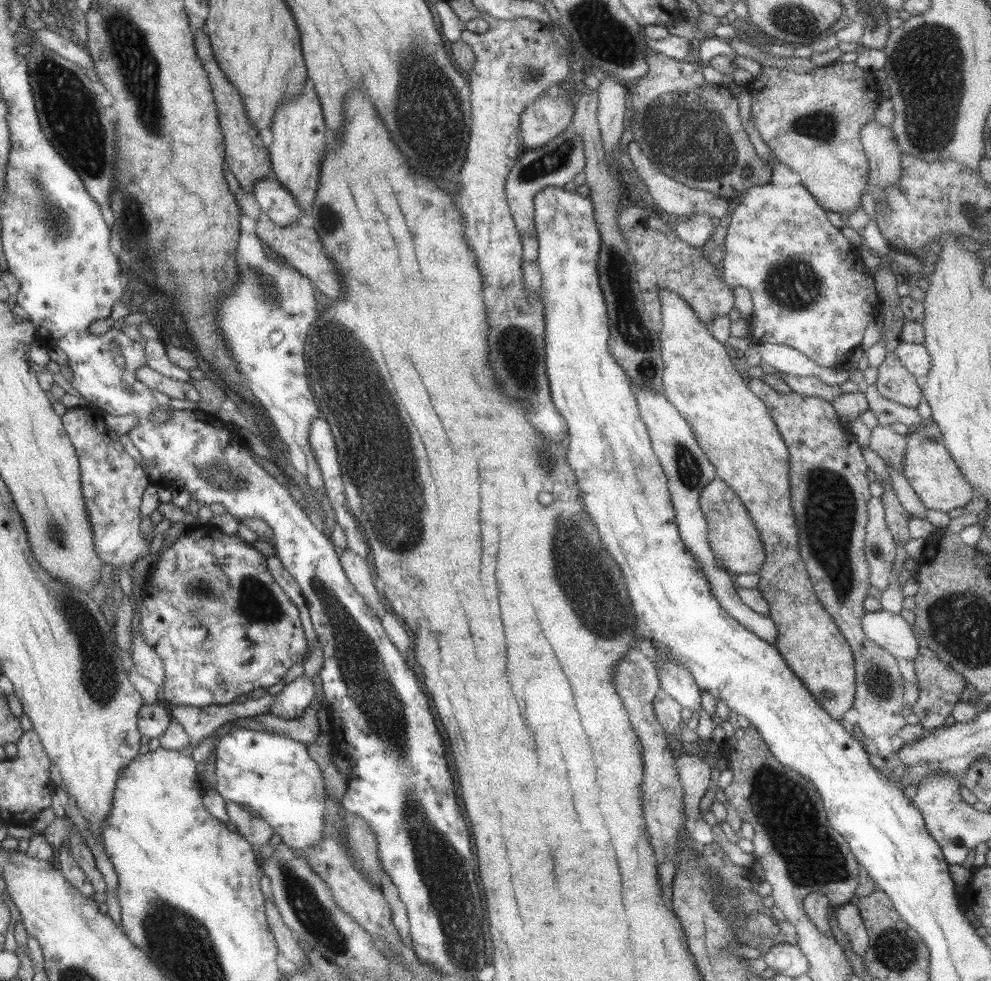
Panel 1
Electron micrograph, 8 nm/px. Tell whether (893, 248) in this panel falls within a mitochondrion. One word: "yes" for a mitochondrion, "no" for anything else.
no

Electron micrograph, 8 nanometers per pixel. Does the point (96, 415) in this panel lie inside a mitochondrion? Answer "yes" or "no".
no

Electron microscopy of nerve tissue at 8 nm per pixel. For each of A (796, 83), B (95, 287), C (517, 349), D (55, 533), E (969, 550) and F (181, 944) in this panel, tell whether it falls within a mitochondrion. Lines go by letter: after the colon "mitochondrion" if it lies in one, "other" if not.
A: other
B: other
C: mitochondrion
D: mitochondrion
E: other
F: mitochondrion

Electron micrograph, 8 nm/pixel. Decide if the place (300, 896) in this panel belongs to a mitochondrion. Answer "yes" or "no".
yes

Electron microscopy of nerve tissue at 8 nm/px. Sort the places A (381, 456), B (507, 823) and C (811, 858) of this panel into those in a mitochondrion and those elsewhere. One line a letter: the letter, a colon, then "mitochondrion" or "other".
A: mitochondrion
B: other
C: mitochondrion

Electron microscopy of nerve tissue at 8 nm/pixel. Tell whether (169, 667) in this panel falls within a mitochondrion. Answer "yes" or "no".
no

